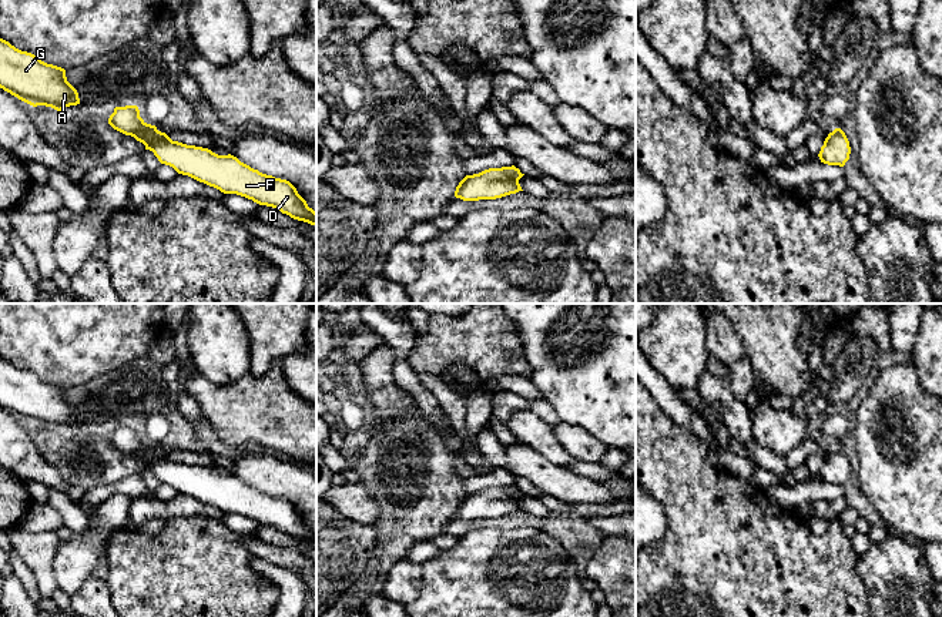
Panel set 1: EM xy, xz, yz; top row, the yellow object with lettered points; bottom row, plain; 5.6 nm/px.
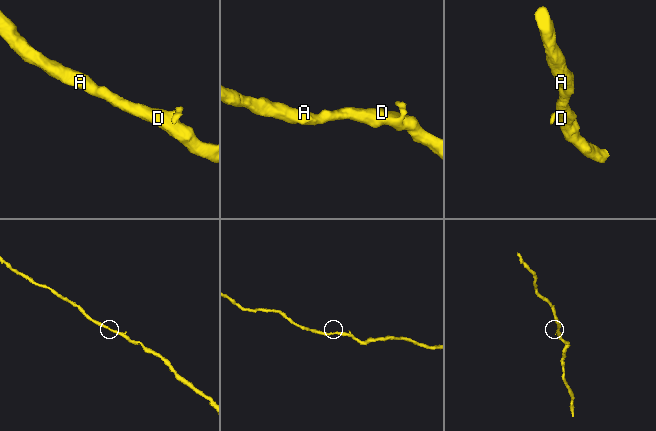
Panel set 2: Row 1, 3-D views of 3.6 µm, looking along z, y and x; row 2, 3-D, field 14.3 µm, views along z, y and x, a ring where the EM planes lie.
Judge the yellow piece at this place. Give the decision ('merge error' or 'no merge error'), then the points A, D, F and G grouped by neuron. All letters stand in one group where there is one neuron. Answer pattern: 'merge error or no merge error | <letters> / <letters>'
no merge error | A D F G

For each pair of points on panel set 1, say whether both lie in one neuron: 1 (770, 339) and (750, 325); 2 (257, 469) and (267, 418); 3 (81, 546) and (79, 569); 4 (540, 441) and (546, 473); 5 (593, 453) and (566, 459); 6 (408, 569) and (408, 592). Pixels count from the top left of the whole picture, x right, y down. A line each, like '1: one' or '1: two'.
1: one
2: two
3: one
4: two
5: two
6: one

